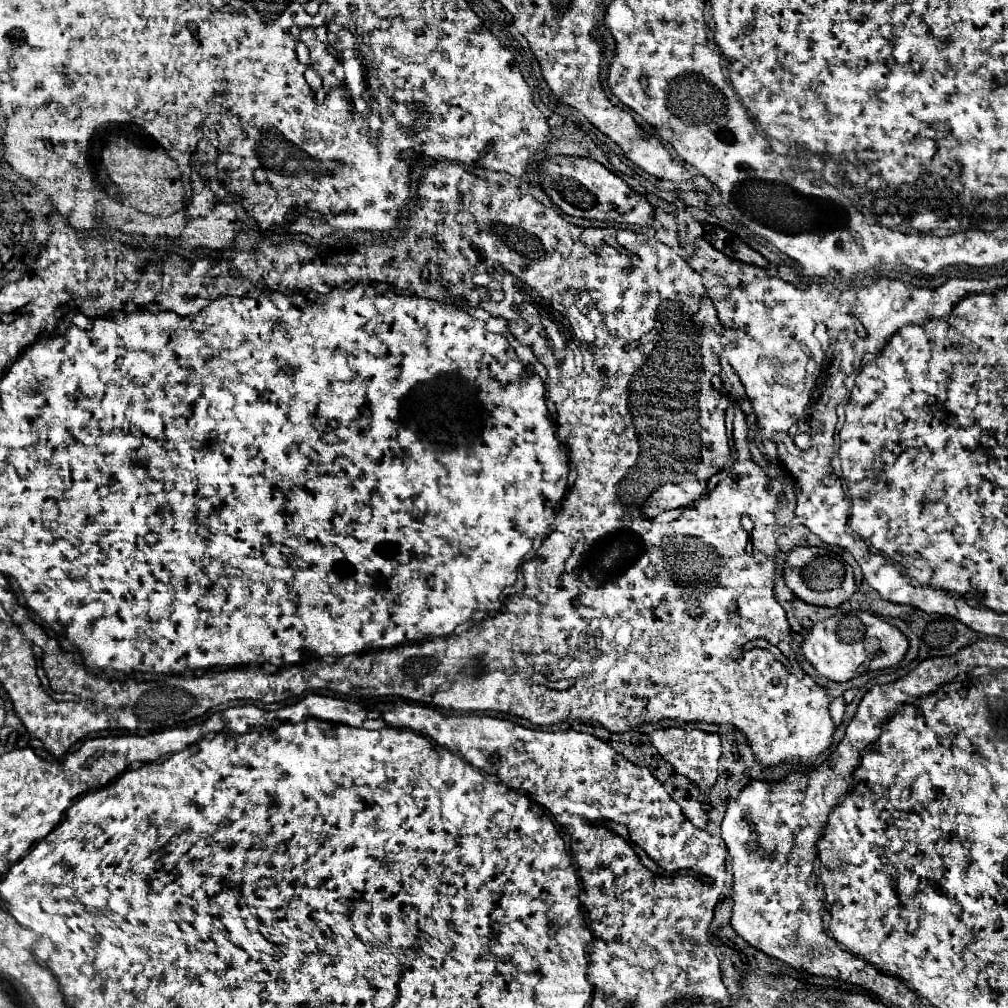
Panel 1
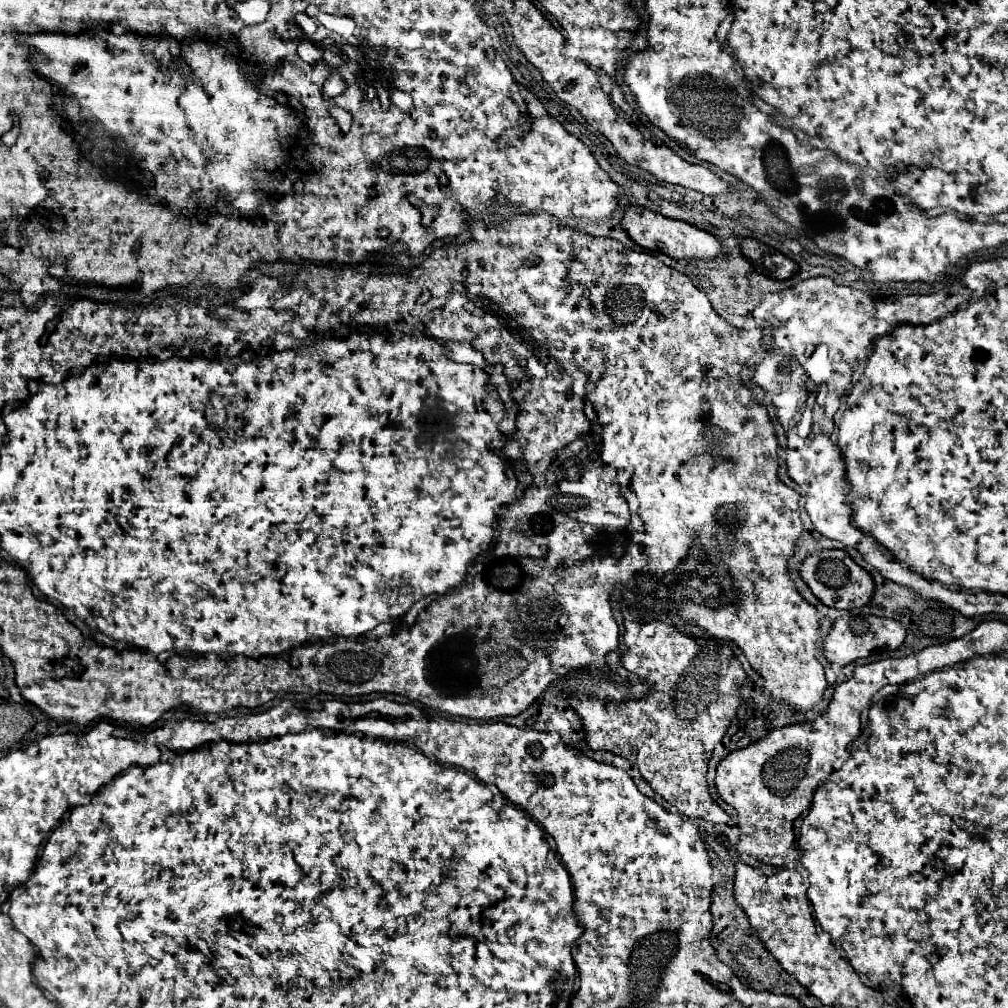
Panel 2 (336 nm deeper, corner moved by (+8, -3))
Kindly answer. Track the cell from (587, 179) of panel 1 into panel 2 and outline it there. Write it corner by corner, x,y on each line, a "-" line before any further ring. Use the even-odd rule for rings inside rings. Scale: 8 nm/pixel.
632,206
626,210
626,216
622,218
622,228
630,234
630,238
642,246
642,248
648,248
648,250
656,250
656,252
662,252
670,258
694,258
694,260
714,260
714,258
720,258
722,256
722,244
720,240
706,232
706,230
700,230
684,220
670,220
662,214
656,214
652,210
646,210
646,208
638,208
638,206

